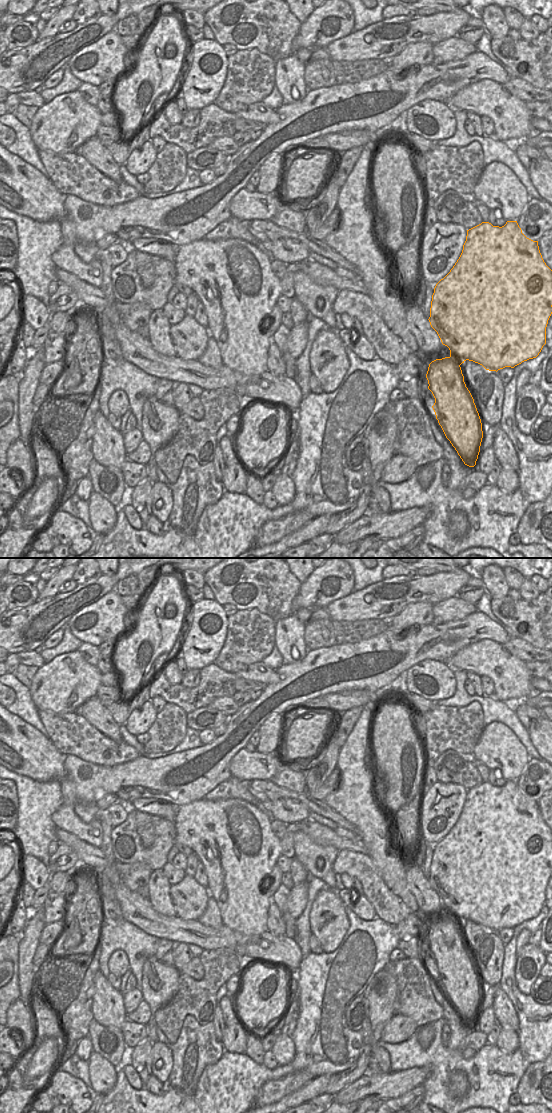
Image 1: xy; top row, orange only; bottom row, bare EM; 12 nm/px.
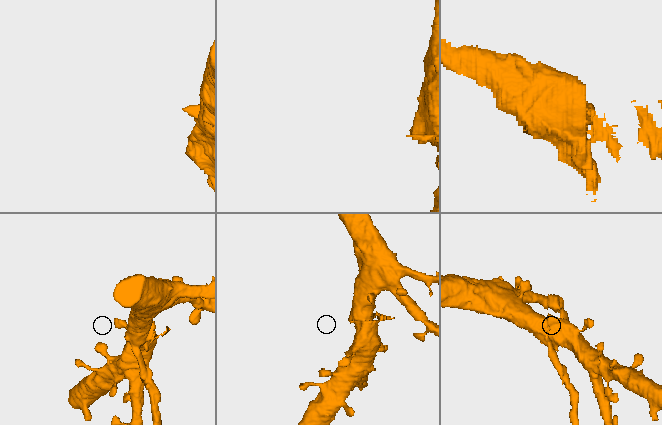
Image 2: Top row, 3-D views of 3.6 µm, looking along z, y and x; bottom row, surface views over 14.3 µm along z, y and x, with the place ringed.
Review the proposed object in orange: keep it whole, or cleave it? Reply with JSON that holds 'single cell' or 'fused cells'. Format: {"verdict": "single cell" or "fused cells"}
{"verdict": "fused cells"}

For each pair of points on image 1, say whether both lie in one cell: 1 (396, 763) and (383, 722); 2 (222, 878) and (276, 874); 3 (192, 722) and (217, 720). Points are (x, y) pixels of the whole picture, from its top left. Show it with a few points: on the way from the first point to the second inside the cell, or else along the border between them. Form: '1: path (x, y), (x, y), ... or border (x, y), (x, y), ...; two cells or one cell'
1: border (408, 724), (392, 721), (374, 749); two cells
2: border (275, 864), (267, 893), (270, 898); two cells
3: path (198, 718), (211, 718); one cell

